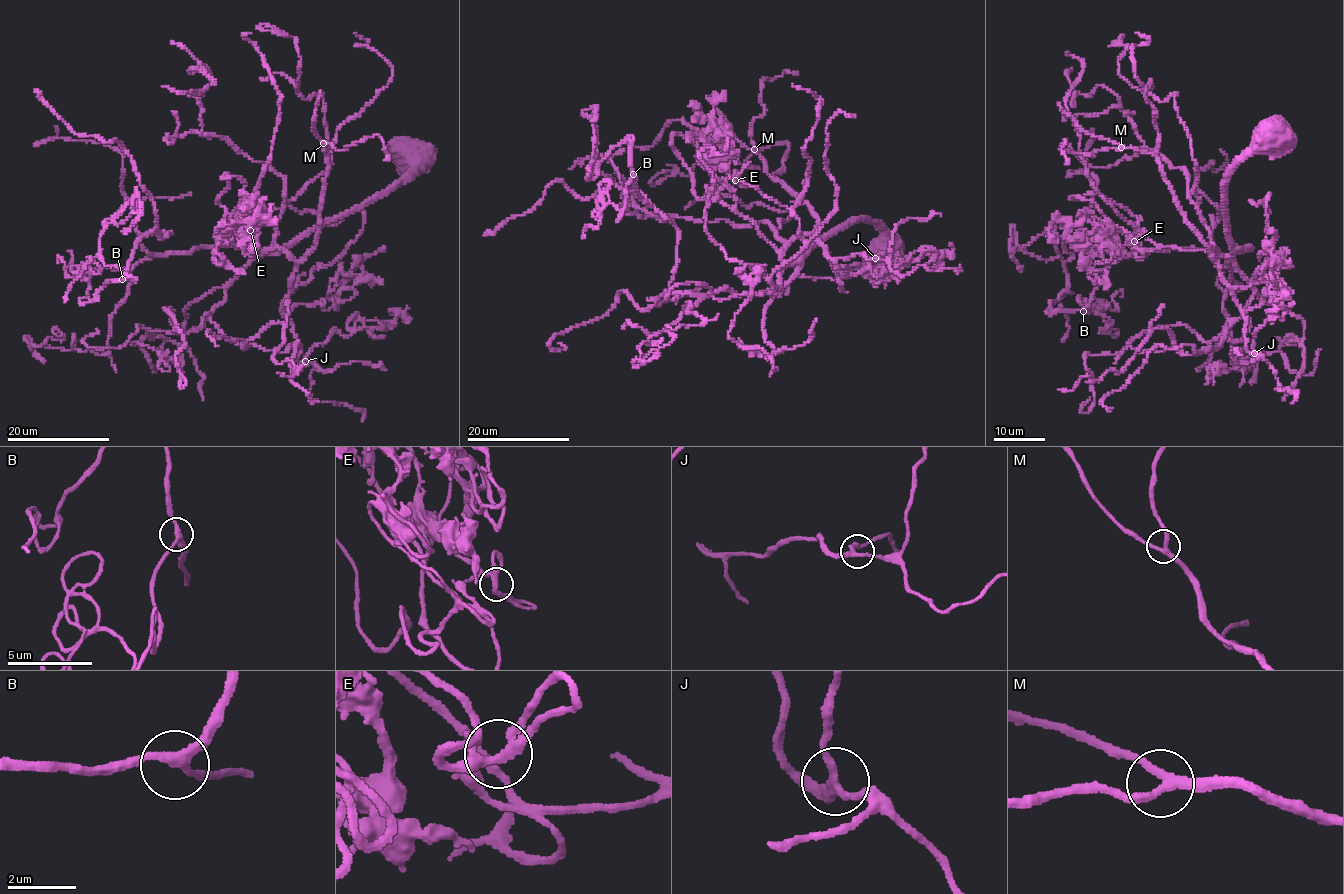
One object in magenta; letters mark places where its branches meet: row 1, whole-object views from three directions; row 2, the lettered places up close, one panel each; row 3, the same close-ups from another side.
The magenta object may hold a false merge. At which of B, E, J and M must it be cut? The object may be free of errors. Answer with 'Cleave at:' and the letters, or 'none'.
Cleave at: none

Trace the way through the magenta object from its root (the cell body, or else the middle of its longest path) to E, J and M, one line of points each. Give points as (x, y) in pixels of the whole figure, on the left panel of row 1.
E: (413, 154), (411, 170), (388, 191), (276, 253), (259, 255), (237, 237), (243, 227), (251, 230)
J: (413, 154), (388, 191), (259, 254), (278, 248), (296, 262), (283, 312), (305, 361)
M: (413, 154), (388, 191), (259, 255), (281, 248), (301, 259), (313, 247), (323, 143)

